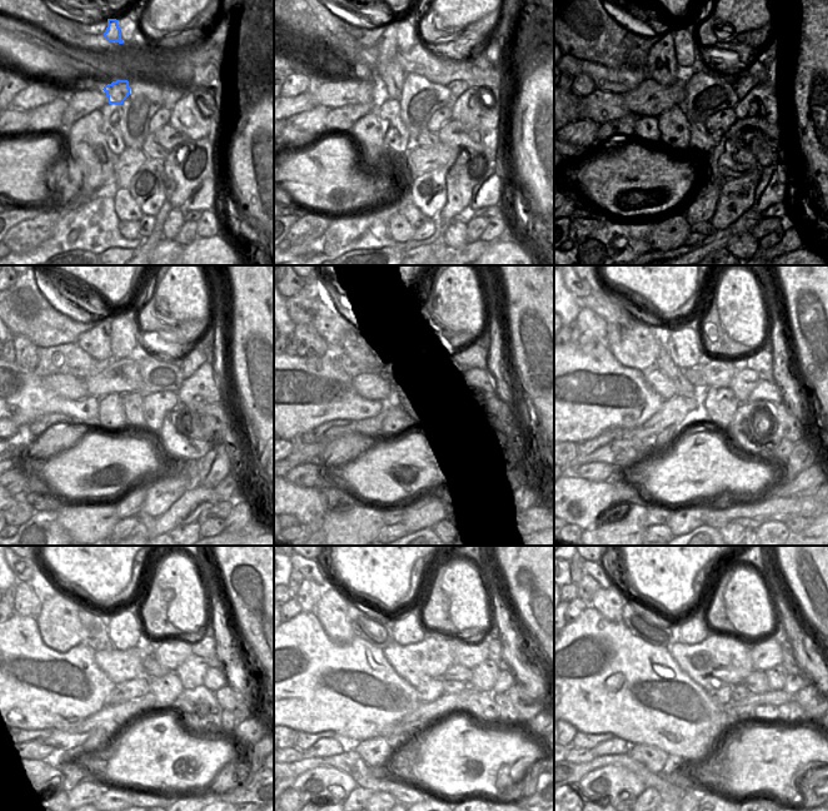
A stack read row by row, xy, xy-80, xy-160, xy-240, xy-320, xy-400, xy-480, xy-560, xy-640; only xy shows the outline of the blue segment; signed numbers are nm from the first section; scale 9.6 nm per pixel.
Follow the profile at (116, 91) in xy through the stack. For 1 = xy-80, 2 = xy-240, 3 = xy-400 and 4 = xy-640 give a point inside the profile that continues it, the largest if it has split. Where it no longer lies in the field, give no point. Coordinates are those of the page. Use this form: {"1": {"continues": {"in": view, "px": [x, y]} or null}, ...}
{"1": {"continues": {"in": "xy-80", "px": [393, 66]}}, "2": {"continues": {"in": "xy-240", "px": [96, 343]}}, "3": {"continues": {"in": "xy-400", "px": [638, 346]}}, "4": {"continues": {"in": "xy-640", "px": [609, 603]}}}

